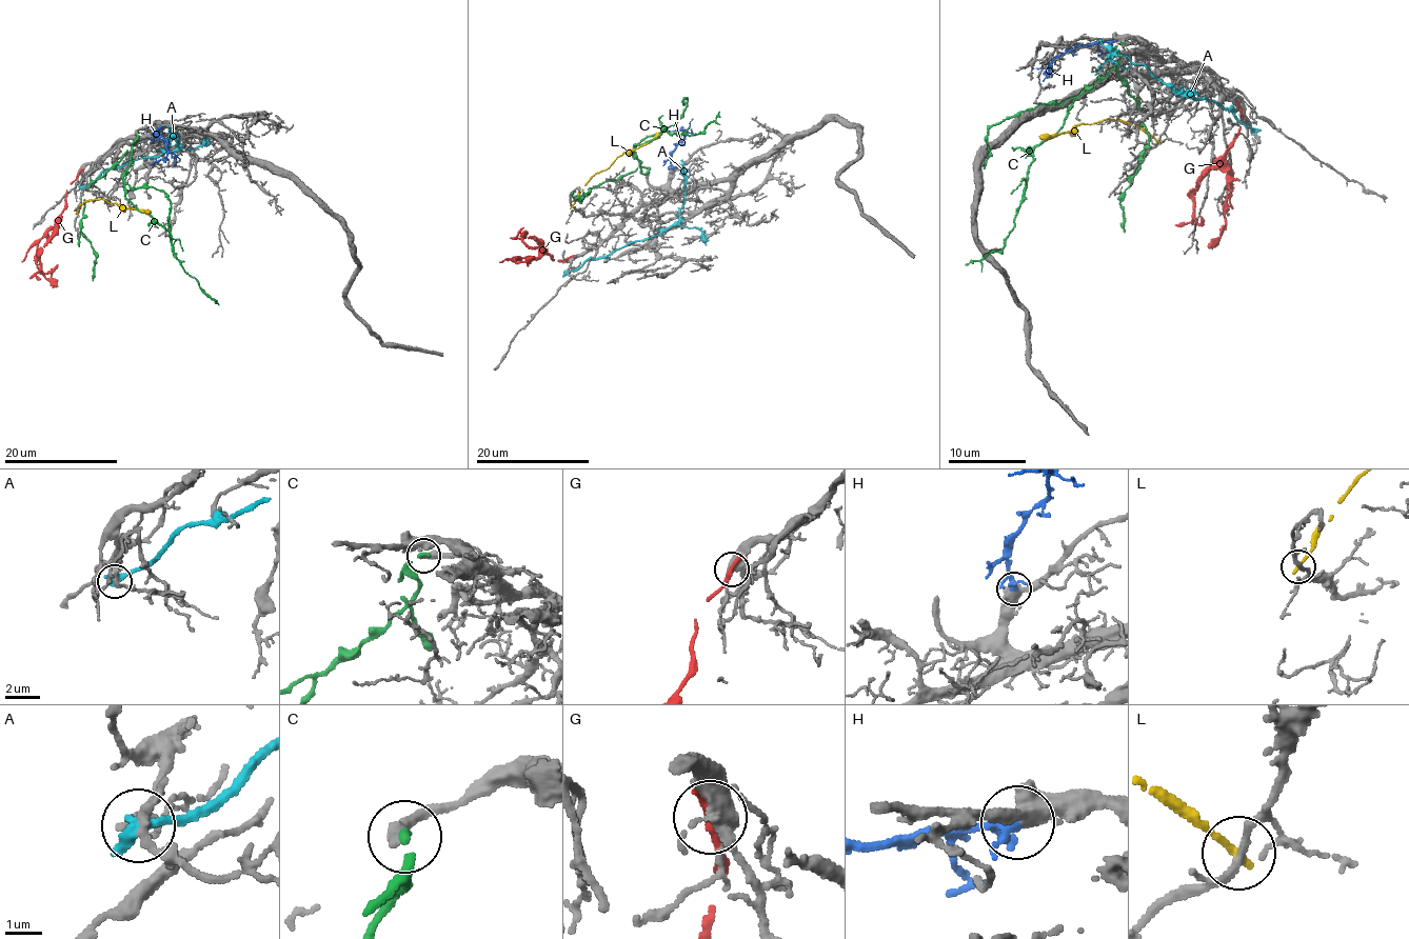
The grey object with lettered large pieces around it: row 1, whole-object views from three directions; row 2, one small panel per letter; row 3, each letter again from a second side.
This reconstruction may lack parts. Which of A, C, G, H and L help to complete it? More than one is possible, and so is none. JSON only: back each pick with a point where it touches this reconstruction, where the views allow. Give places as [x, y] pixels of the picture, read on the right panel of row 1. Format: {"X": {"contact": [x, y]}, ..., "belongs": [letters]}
{"H": {"contact": [1112, 41]}, "belongs": ["H"]}

